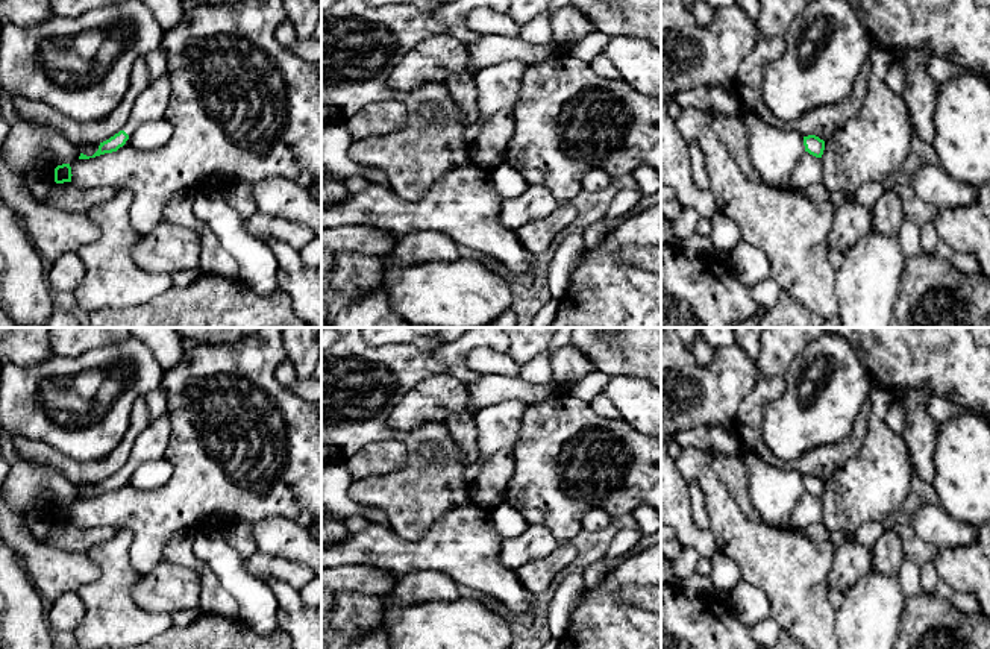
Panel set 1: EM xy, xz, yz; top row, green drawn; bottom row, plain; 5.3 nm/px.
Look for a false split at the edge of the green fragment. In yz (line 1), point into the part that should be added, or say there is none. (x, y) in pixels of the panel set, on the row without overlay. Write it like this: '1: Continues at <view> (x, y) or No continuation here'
1: No continuation here

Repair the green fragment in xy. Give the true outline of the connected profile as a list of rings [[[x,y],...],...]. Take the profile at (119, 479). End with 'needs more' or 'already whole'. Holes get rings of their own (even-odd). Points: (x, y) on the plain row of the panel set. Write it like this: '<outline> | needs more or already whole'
[[[167,414],[152,420],[139,434],[132,449],[130,458],[123,470],[100,482],[92,496],[80,493],[79,499],[89,499],[105,493],[117,491],[126,484],[133,470],[146,462],[165,458],[170,444],[171,422]]] | needs more

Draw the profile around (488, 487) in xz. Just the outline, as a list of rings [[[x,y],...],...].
[[[500,450],[493,455],[470,482],[472,503],[484,509],[493,509],[502,503],[514,466],[512,452]]]

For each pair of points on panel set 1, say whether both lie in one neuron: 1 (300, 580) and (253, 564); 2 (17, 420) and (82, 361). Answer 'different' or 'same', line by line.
1: same
2: same

